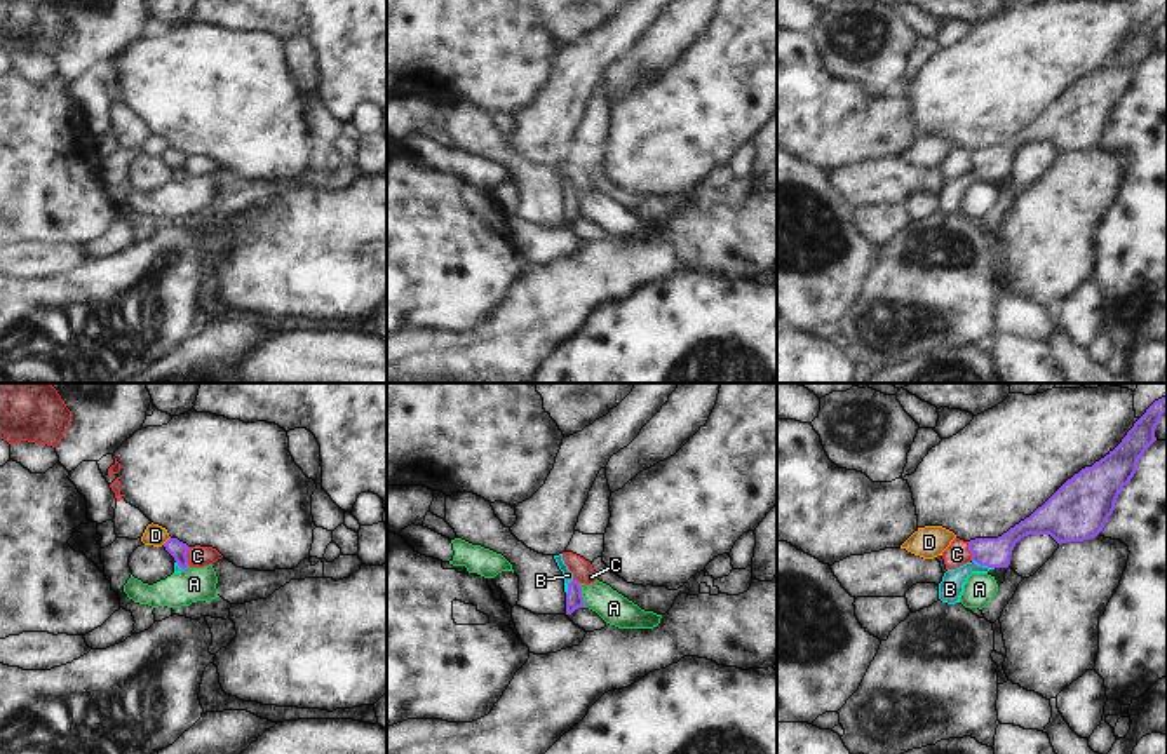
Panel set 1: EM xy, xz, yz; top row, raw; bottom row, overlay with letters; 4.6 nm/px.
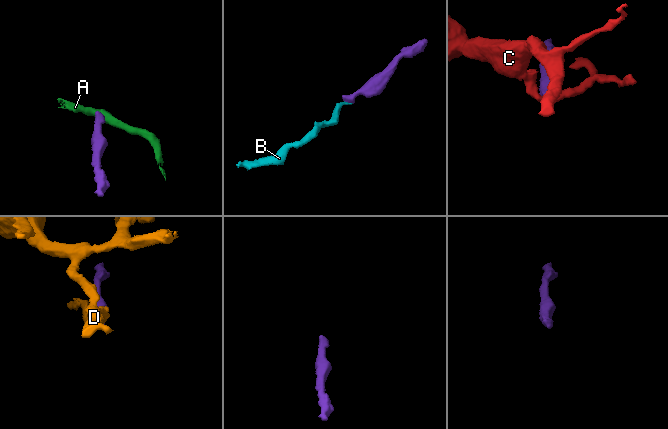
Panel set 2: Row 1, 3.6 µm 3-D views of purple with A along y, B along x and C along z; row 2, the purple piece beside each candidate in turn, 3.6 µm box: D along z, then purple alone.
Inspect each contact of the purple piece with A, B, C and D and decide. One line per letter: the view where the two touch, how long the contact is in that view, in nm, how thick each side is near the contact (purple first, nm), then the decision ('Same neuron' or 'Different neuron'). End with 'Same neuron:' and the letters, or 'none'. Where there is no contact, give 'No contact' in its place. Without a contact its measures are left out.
A: Touches purple in xz. Shared border 130 nm. Thickness 80 nm (purple) against 150 nm. Different neuron
B: Touches purple in yz. Shared border 110 nm. Thickness 140 nm (purple) against 110 nm. Same neuron
C: Touches purple in xy. Shared border 90 nm. Thickness 80 nm (purple) against 100 nm. Different neuron
D: Touches purple in xy. Shared border 50 nm. Thickness 80 nm (purple) against 100 nm. Different neuron
Same neuron: B.

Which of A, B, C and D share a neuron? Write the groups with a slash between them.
A / B / C / D

